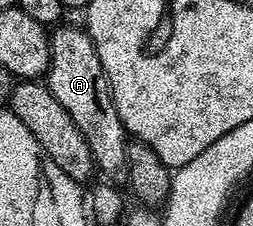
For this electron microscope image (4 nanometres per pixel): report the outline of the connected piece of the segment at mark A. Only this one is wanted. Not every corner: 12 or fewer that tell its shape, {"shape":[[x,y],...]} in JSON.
{"shape":[[83,27],[50,36],[48,89],[95,167],[128,174],[130,137]]}

